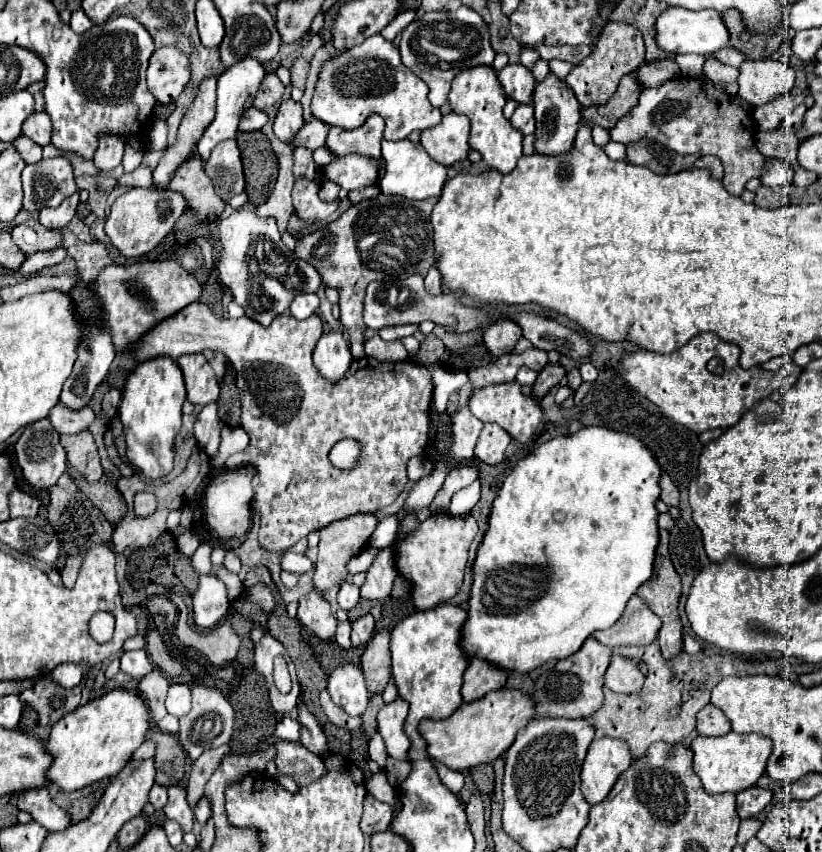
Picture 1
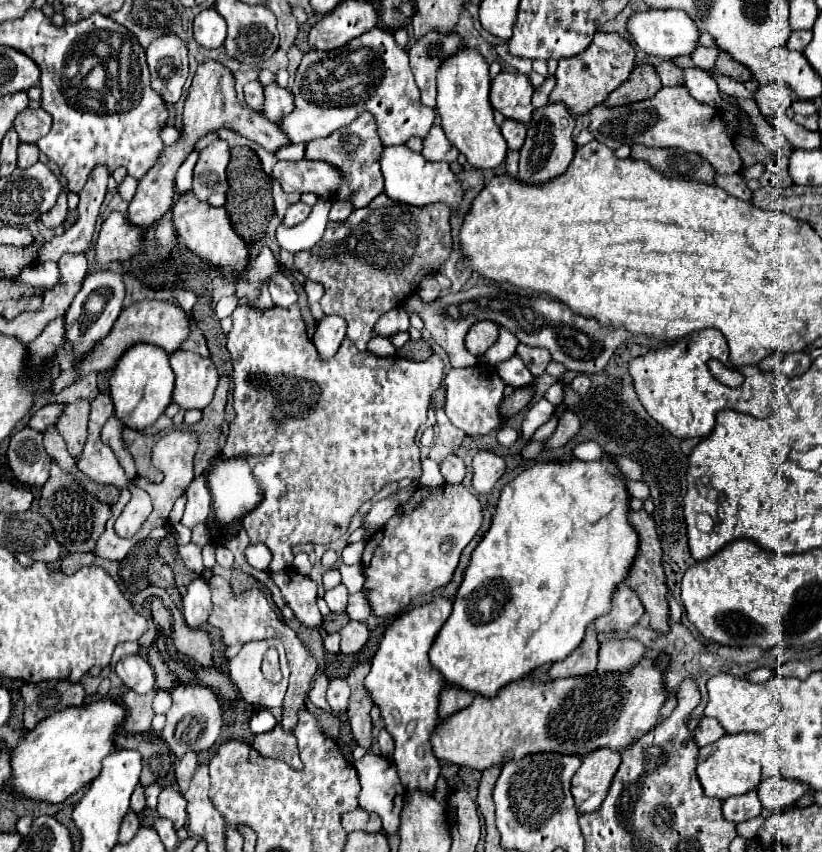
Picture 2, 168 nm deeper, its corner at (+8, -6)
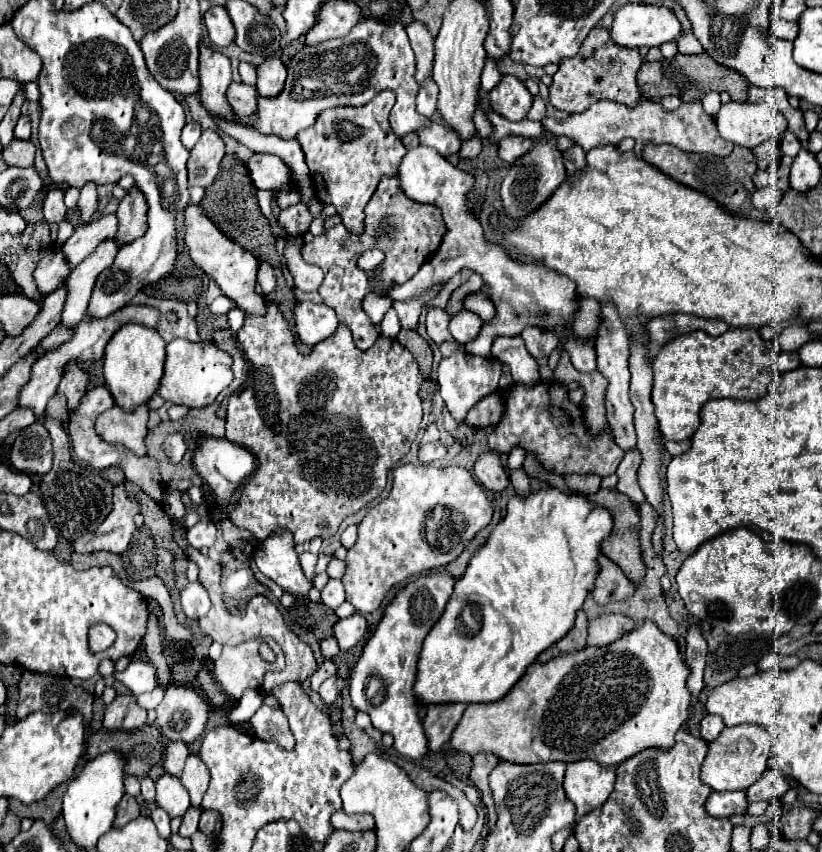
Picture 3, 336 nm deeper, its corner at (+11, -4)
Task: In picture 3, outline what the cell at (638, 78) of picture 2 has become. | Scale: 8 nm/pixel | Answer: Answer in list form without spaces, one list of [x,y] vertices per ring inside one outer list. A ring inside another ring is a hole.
[[[704,52],[696,56],[676,54],[674,58],[664,58],[660,62],[644,62],[644,66],[638,72],[638,86],[642,94],[652,102],[658,102],[664,96],[678,96],[682,102],[696,102],[706,92],[728,92],[734,102],[746,102],[750,84],[742,74],[726,66],[720,66]]]

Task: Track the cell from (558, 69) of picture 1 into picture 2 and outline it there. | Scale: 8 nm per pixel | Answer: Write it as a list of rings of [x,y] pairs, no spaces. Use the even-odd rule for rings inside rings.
[[[549,74],[549,76],[545,78],[545,82],[543,82],[539,88],[535,88],[533,106],[535,106],[535,108],[541,108],[543,104],[547,104],[547,102],[549,102],[549,94],[551,94],[553,88],[555,88],[555,76]]]

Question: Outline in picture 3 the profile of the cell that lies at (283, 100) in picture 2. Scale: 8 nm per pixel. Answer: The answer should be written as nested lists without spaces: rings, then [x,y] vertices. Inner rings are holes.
[[[272,56],[264,60],[260,66],[256,66],[256,74],[258,74],[258,82],[256,82],[258,94],[272,98],[282,92],[286,80],[286,66],[280,60],[280,56]]]

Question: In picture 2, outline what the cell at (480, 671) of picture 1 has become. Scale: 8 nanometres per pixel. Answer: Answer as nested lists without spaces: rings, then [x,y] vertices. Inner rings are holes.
[[[447,686],[441,692],[441,700],[439,700],[439,718],[447,718],[463,708],[467,708],[473,702],[475,694],[463,690],[463,688],[455,688],[455,686]]]

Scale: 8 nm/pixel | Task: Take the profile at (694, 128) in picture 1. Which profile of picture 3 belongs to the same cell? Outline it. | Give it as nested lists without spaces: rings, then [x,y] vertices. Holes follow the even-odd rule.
[[[598,100],[586,112],[570,114],[564,120],[554,120],[546,116],[542,120],[542,126],[546,132],[552,132],[554,136],[566,136],[574,140],[586,152],[596,146],[620,144],[620,140],[626,136],[632,136],[636,140],[634,152],[638,156],[642,154],[642,148],[648,142],[650,144],[672,144],[686,152],[702,152],[702,154],[712,154],[712,156],[728,156],[734,148],[732,142],[720,138],[720,132],[716,130],[716,122],[704,112],[702,102],[686,102],[686,104],[680,104],[680,108],[674,112],[664,112],[660,104],[648,102],[648,100],[636,108],[628,108],[624,104],[610,102],[610,100]]]

